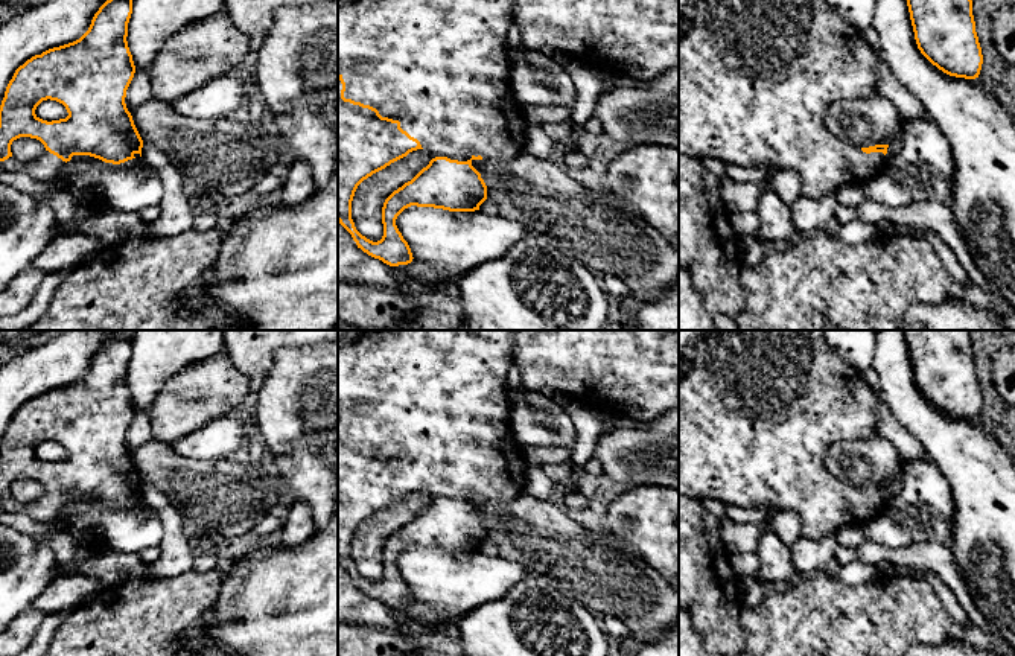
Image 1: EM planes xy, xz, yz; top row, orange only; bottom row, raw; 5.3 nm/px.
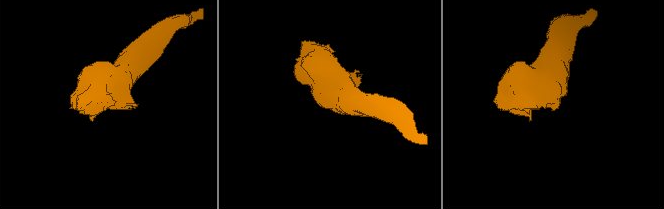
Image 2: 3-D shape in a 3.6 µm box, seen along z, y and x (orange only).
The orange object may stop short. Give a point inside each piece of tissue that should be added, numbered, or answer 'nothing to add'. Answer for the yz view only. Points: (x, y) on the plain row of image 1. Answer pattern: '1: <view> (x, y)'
1: yz (758, 411)

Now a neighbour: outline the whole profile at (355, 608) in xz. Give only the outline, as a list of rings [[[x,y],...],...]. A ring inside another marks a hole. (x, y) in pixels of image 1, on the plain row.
[[[338,562],[338,623],[383,627],[390,630],[409,632],[411,624],[402,618],[396,607],[364,594],[352,575]]]

